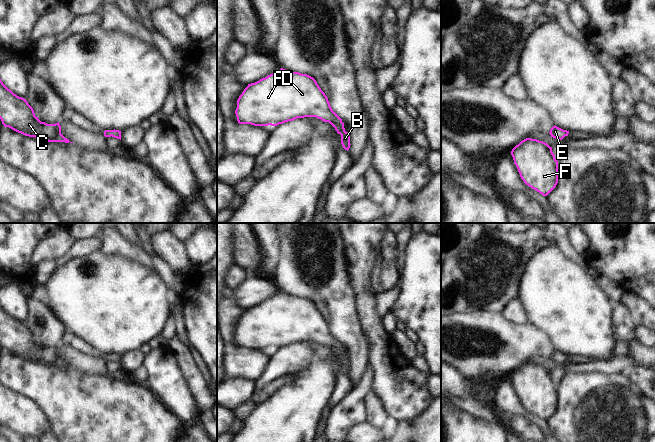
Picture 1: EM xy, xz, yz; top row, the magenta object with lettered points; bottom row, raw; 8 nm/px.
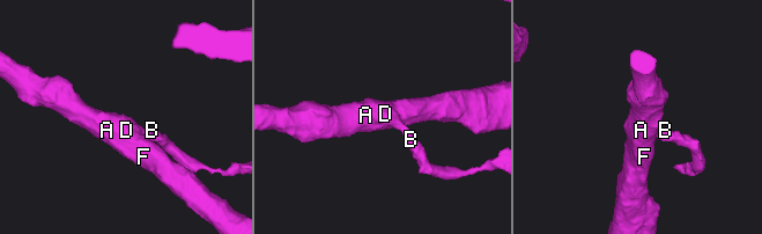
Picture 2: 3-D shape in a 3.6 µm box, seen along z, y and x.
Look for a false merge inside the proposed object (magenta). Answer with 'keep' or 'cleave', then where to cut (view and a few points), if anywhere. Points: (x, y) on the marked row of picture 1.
keep; cut none

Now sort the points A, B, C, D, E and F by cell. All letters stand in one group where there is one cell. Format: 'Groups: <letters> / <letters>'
Groups: A B C D E F.

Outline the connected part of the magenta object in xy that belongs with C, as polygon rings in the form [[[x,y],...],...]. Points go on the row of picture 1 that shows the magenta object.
[[[1,79],[0,119],[4,127],[9,127],[25,136],[40,138],[48,142],[70,142],[61,134],[59,122],[55,124],[41,122],[26,99],[14,94]]]

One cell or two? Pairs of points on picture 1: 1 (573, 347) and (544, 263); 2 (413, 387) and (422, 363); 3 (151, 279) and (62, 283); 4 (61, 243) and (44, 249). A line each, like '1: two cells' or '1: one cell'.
1: one cell
2: two cells
3: one cell
4: one cell

